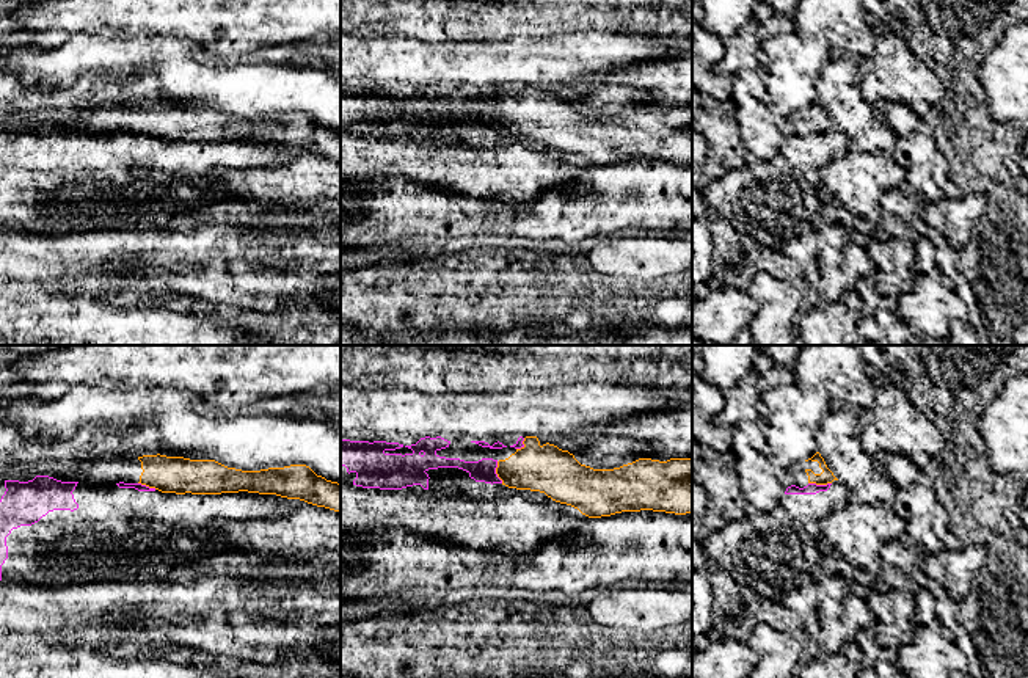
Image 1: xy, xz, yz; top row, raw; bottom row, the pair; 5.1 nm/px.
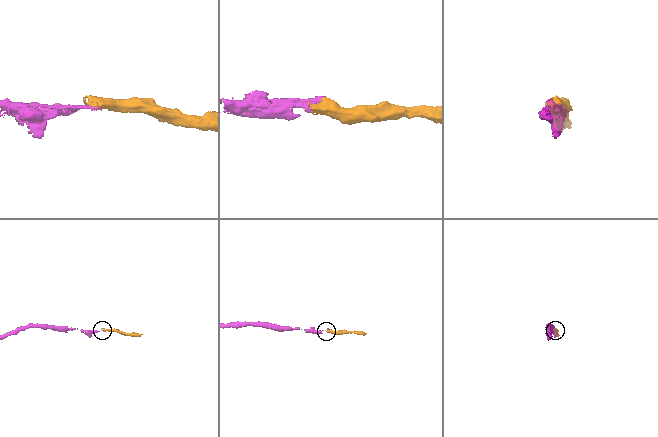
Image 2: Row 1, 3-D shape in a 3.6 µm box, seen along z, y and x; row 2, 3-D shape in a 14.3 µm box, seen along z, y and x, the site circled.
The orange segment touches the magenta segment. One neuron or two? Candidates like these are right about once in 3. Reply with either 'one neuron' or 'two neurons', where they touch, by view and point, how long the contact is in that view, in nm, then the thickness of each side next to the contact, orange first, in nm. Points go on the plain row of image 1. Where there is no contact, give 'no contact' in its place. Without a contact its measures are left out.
two neurons; contact yz (820, 132); length 120 nm; calibres 70 and 60 nm

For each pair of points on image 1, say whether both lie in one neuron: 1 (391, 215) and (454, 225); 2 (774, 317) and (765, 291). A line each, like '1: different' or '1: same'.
1: same
2: same

